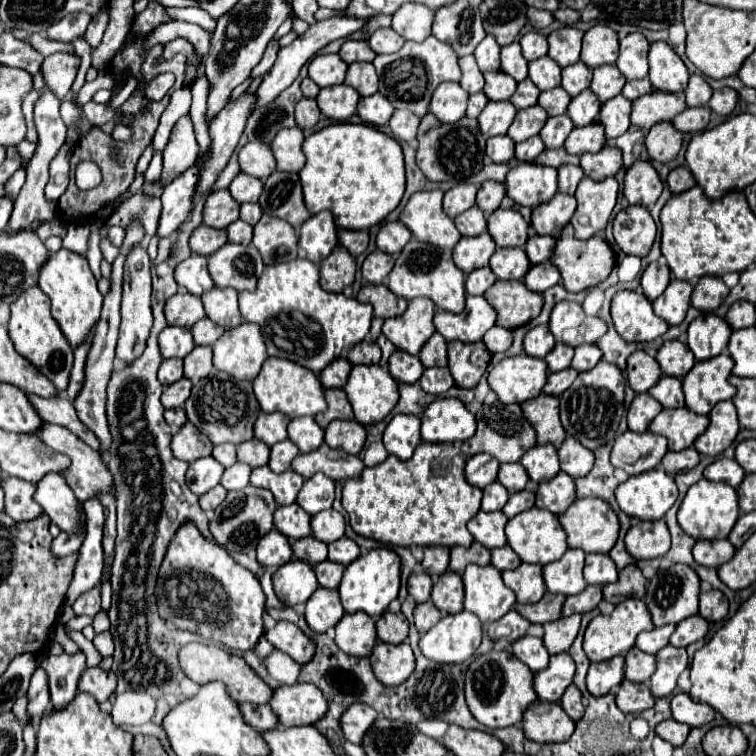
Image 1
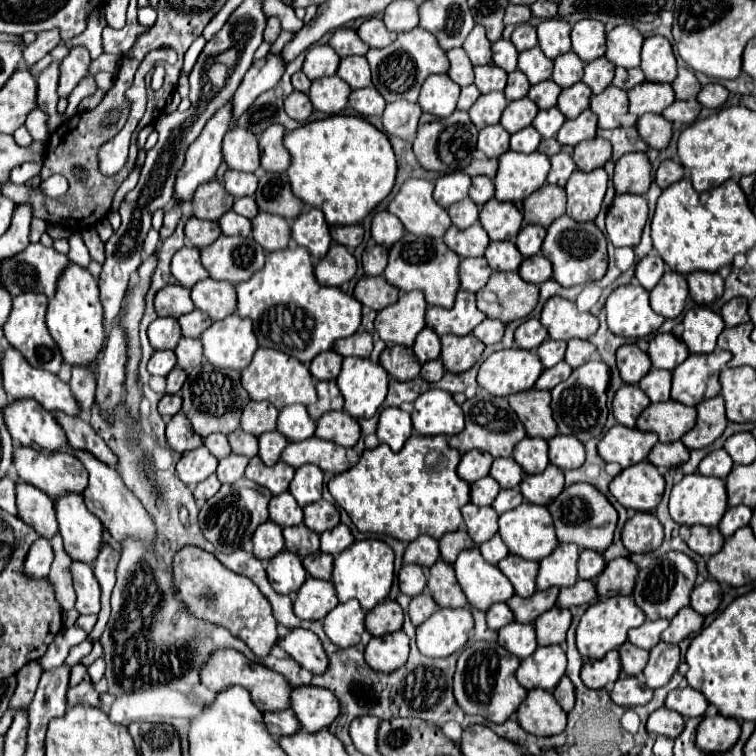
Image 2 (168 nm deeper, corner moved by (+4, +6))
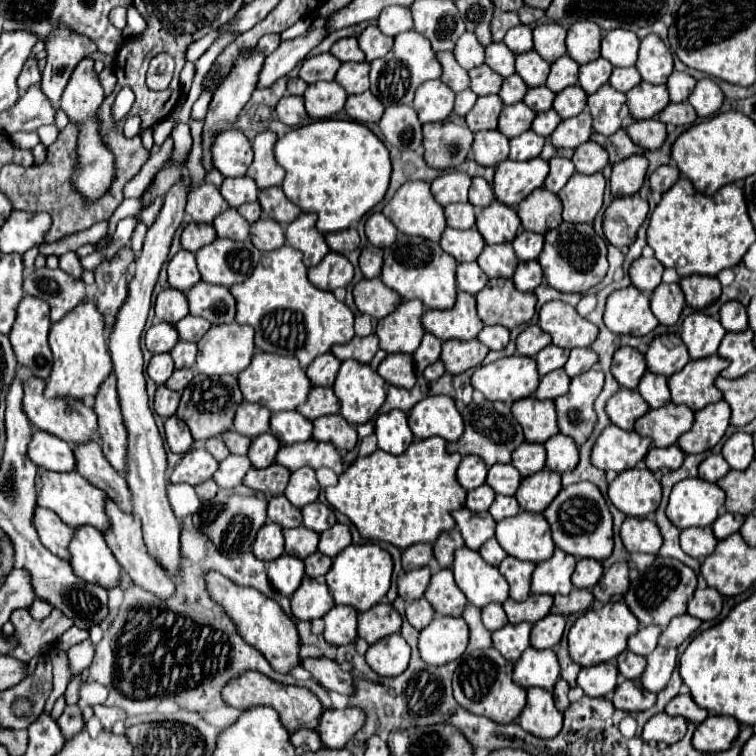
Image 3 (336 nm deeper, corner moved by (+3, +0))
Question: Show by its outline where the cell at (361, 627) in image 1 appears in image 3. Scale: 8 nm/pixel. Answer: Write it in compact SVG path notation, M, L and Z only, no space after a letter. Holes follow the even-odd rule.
M334 605L324 619L324 639L330 645L348 645L356 639L358 611L350 605Z

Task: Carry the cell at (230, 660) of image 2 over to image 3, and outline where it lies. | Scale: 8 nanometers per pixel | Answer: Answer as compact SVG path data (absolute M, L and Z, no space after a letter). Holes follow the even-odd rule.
M254 671L244 673L242 677L230 681L230 685L226 685L226 689L222 689L222 697L228 705L232 705L240 711L252 709L256 705L266 705L266 707L276 709L290 733L296 733L298 729L318 729L318 719L324 711L320 699L312 691L308 691L306 687L282 685L282 683L276 683L276 681L272 681L260 673L254 673Z

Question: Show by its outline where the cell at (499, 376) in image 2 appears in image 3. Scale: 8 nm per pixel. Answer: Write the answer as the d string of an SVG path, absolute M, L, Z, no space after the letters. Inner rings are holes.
M502 357L482 365L472 375L472 387L490 401L512 403L530 397L540 383L534 357Z

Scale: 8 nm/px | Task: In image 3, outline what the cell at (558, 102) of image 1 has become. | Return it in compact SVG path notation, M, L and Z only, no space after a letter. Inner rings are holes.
M542 85L542 87L534 87L534 89L528 89L526 97L524 97L524 103L534 111L534 113L540 113L540 111L546 111L552 107L552 101L554 101L554 93Z

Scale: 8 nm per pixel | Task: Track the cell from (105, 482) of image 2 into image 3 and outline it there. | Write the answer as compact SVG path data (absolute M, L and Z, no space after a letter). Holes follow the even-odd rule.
M108 499L106 503L106 511L110 513L110 521L112 521L112 527L110 527L110 533L106 533L106 543L110 547L110 551L114 553L116 561L120 563L120 567L126 571L126 575L142 589L146 589L148 593L156 595L158 599L168 599L174 595L174 581L170 581L170 577L166 577L166 573L162 573L158 569L158 565L154 565L154 561L150 561L150 555L146 553L146 545L144 545L144 539L142 539L142 529L140 529L140 521L134 517L134 515L128 515L128 513L122 513L118 509L118 505L112 505L112 501Z

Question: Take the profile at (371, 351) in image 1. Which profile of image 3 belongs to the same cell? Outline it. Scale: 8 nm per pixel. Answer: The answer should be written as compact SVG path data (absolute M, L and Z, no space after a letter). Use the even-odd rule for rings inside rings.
M368 335L368 337L354 337L352 341L344 343L344 345L334 345L332 353L340 359L356 359L360 363L370 363L372 357L378 351L378 337L376 335Z

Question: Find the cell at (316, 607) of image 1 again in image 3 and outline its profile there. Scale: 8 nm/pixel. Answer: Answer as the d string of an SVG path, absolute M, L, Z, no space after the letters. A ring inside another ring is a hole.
M306 577L292 595L292 615L300 621L314 621L324 617L334 607L328 585L320 579Z

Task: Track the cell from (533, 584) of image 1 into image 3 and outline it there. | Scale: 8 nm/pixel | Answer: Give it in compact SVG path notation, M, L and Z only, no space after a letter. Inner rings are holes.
M506 557L500 563L500 573L506 577L508 585L510 585L510 597L514 601L526 601L526 597L530 595L530 577L534 571L534 563L530 561L520 561L516 557Z

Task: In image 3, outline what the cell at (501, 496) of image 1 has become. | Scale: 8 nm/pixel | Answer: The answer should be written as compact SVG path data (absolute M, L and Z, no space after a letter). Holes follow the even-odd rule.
M482 485L478 489L472 489L468 491L468 497L466 497L466 507L470 511L488 511L492 501L494 501L496 493L494 489L490 489L488 485Z

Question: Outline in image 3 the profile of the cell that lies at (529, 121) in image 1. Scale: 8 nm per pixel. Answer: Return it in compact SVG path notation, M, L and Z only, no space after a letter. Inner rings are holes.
M524 103L504 105L500 119L498 119L498 131L504 133L508 139L518 137L530 129L534 117L536 117L536 113L530 111Z

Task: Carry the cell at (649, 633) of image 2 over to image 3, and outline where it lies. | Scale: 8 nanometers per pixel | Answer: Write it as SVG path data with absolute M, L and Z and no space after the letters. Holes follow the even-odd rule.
M654 625L640 627L638 633L634 633L634 635L628 637L628 649L632 653L636 653L636 655L646 657L656 647L660 633L662 633L662 629L660 627L654 627Z

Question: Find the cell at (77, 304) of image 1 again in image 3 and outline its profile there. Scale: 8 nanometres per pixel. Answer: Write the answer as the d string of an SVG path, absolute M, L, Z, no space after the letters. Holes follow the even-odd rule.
M86 301L86 305L80 305L70 313L70 317L64 317L58 321L58 325L52 325L50 329L50 349L54 355L52 373L46 383L44 395L54 399L82 399L86 395L96 395L100 385L106 381L106 377L112 373L112 359L108 353L108 339L102 315L98 313L96 305Z

